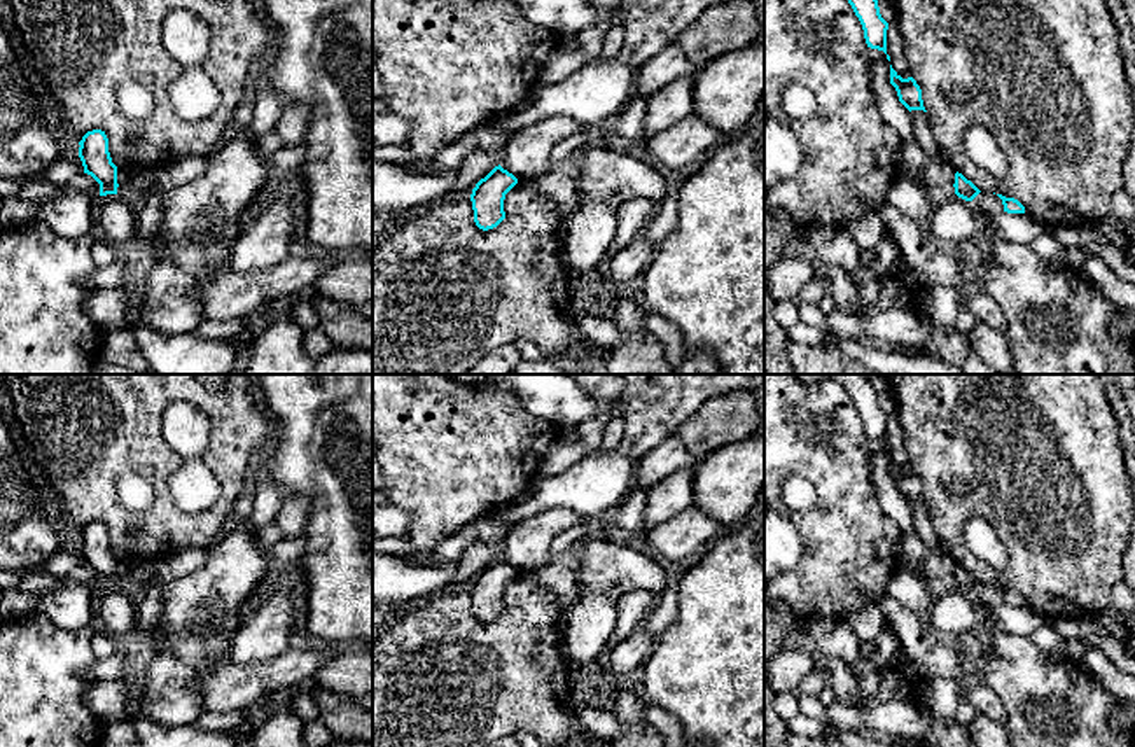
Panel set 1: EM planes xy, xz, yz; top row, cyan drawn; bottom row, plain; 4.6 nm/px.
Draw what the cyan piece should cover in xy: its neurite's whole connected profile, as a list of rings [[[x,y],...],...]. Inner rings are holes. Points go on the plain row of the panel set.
[[[87,523],[79,537],[84,565],[100,576],[100,588],[117,586],[117,558],[112,555],[105,523]]]

